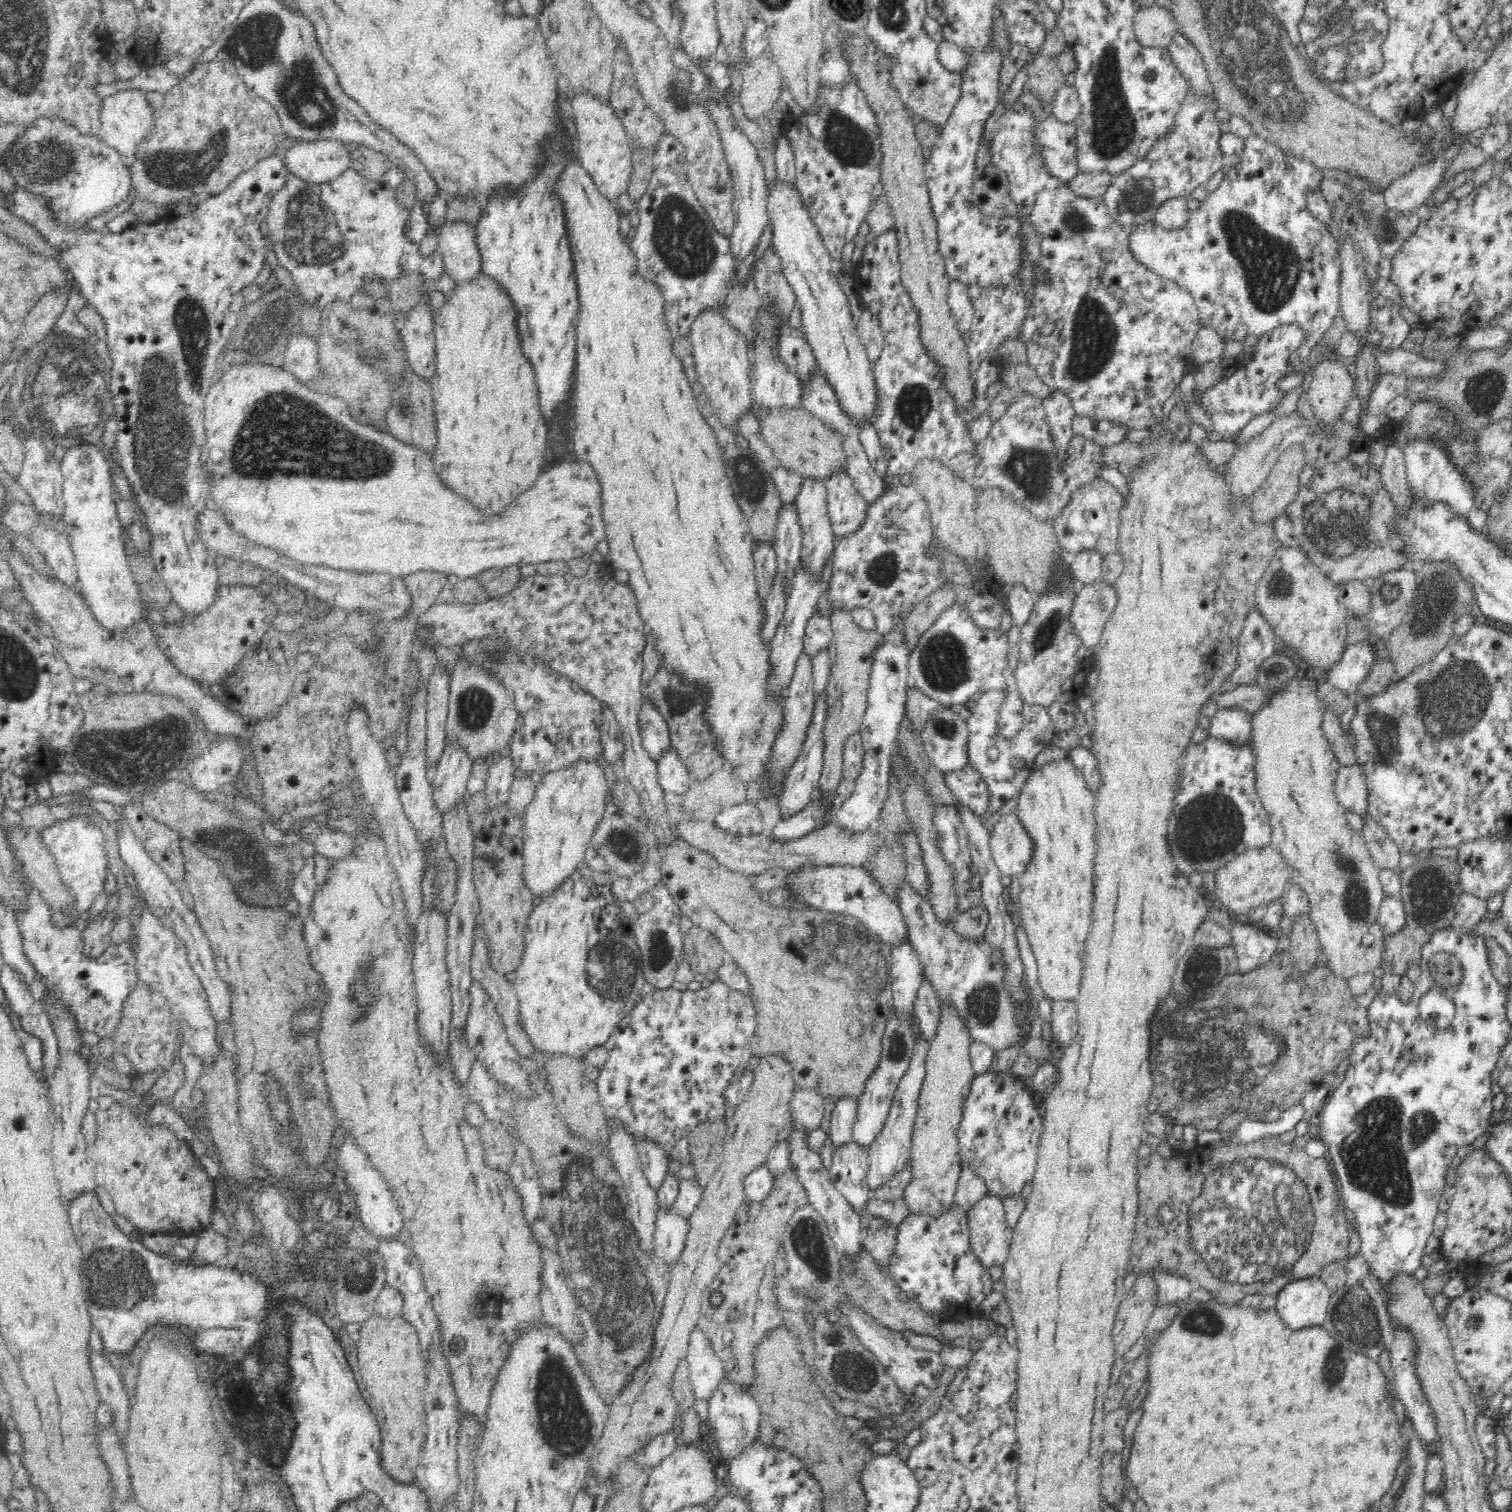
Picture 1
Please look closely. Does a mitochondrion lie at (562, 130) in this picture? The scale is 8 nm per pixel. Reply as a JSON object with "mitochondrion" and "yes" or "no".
{"mitochondrion":"no"}

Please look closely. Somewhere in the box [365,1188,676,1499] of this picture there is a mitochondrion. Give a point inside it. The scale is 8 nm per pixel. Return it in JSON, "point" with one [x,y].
{"point":[567,1428]}

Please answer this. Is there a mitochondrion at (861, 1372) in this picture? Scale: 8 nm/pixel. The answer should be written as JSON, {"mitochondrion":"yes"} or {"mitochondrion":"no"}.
{"mitochondrion":"yes"}

